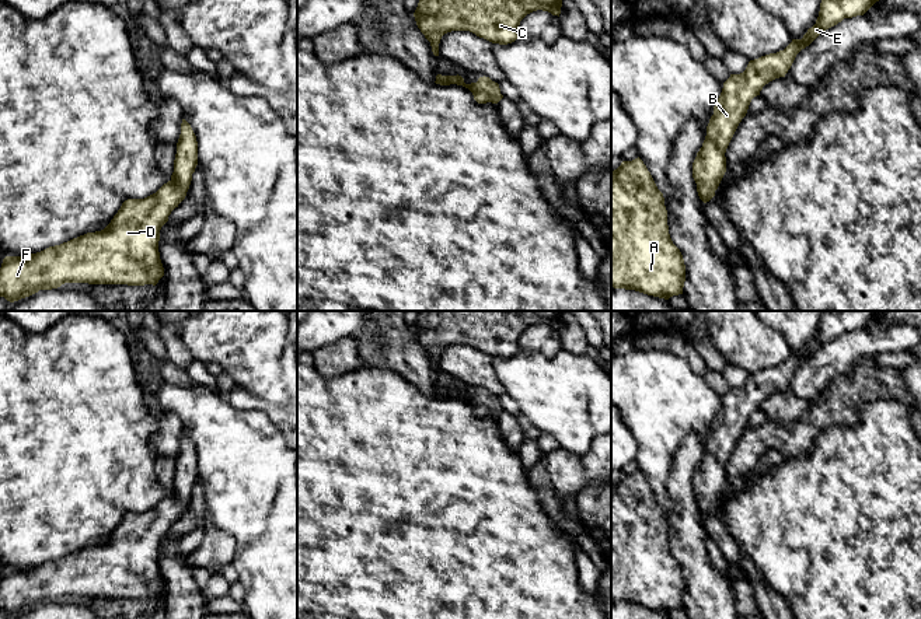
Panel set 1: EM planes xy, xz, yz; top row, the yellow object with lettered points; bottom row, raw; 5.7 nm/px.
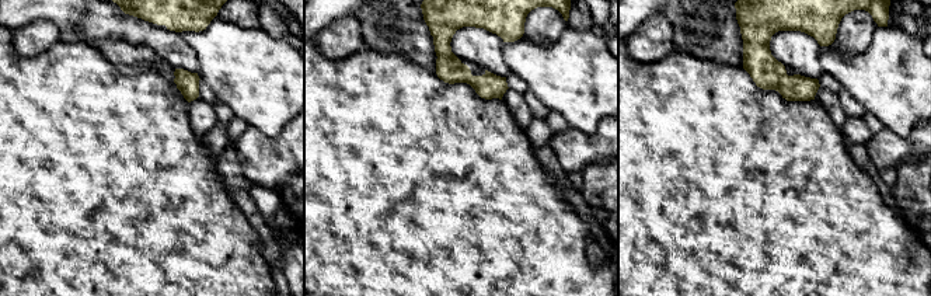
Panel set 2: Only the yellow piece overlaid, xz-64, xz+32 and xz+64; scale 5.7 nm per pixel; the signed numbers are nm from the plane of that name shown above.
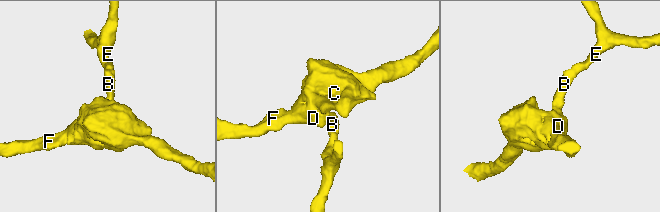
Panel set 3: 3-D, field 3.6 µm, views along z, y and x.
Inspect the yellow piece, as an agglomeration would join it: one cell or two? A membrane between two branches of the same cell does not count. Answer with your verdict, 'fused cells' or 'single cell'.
single cell

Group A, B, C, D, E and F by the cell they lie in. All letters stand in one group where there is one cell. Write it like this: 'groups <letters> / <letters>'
groups A B C D E F

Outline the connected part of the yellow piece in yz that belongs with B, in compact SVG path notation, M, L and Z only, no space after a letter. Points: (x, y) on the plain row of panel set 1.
M821 311L816 338L802 353L792 356L777 367L750 374L740 388L730 388L714 420L714 429L707 440L702 461L693 476L693 492L700 513L707 517L715 510L726 486L726 462L746 430L751 413L770 395L785 391L796 368L809 360L823 345L837 339L844 332L864 329L882 311Z

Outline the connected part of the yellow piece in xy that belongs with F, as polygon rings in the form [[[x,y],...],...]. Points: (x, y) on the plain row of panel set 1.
[[[182,433],[171,493],[144,513],[128,513],[101,545],[28,570],[6,570],[0,611],[14,616],[64,597],[156,599],[164,590],[160,543],[185,513],[198,479],[198,455]]]

